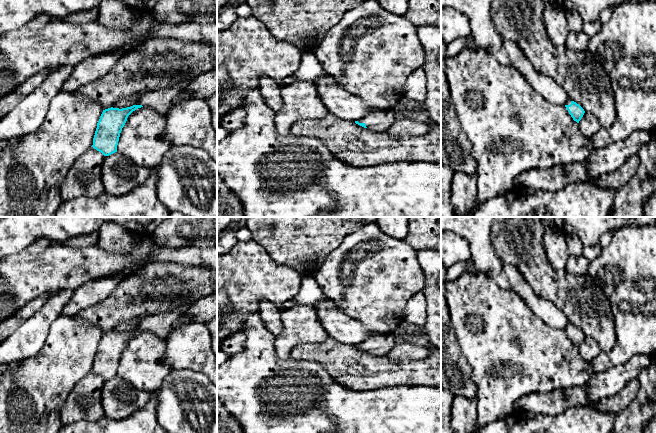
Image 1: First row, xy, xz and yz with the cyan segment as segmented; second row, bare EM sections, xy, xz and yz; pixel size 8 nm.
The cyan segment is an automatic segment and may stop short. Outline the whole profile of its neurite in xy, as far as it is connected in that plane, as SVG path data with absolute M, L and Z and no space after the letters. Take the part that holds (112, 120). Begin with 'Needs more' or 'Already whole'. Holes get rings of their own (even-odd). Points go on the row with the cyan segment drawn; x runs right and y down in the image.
Needs more. M193 79L147 93L135 105L127 108L108 108L103 110L97 123L92 147L109 156L117 152L117 145L122 128L128 116L143 106L151 107L167 116L173 100L178 97Z

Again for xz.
Needs more. M379 111L368 114L355 123L371 131L384 132L392 126L396 119L396 112Z

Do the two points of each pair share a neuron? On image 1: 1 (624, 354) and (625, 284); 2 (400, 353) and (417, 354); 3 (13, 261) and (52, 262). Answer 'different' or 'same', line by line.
1: same
2: same
3: same

